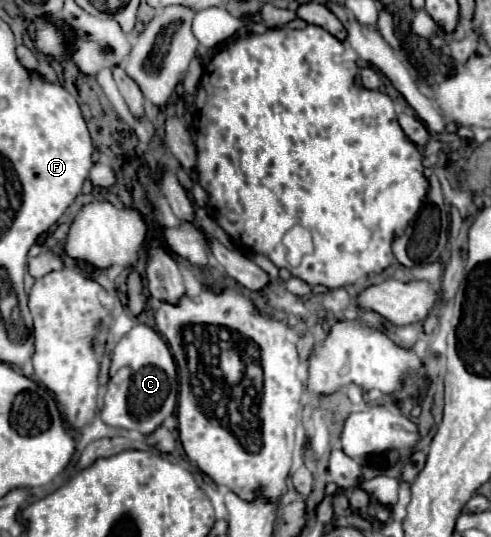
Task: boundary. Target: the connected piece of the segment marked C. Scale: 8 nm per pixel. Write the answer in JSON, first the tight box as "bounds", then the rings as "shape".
{"bounds":[101,325,177,435],"shape":[[[135,325],[113,349],[111,379],[107,385],[105,407],[101,419],[107,425],[133,429],[143,435],[155,431],[177,403],[177,372],[175,361],[165,341],[149,325]]]}

